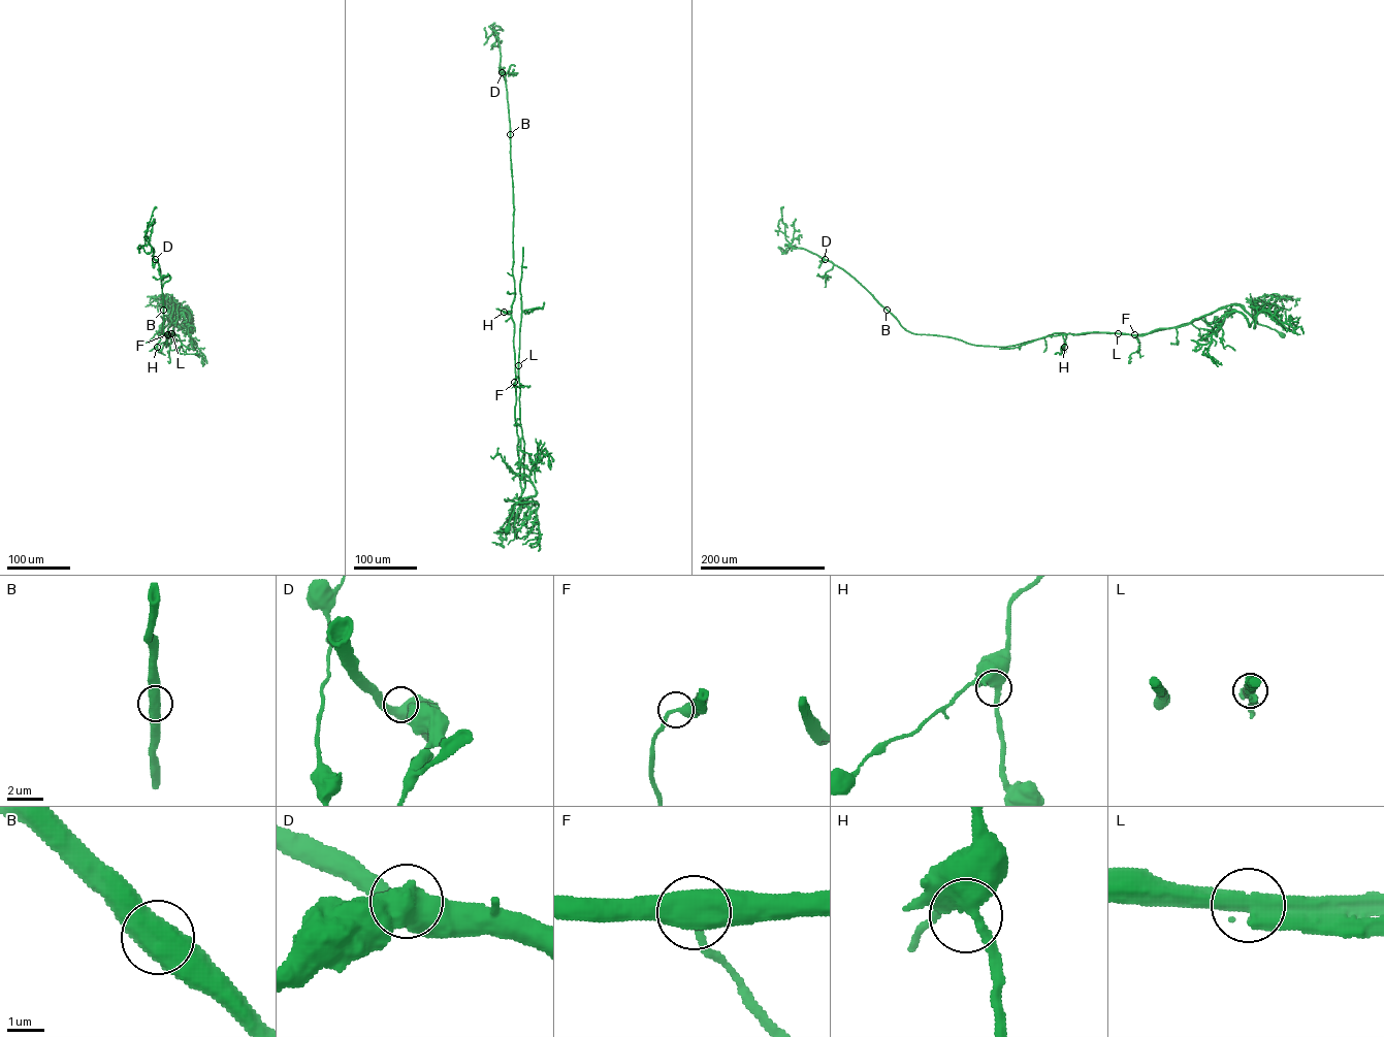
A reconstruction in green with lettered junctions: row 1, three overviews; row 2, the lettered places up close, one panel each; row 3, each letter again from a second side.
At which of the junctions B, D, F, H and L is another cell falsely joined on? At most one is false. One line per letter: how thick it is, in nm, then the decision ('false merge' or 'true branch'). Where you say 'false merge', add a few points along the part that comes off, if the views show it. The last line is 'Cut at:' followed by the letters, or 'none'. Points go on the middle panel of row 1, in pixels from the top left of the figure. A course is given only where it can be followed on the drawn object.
B: 600 nm thick; true branch
D: 600 nm thick; true branch
F: 380 nm thick; true branch
H: 600 nm thick; true branch
L: 550 nm thick; true branch
Cut at: none

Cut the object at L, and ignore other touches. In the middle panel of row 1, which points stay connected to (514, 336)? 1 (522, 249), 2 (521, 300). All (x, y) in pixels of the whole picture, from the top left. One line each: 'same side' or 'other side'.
1: other side
2: other side

